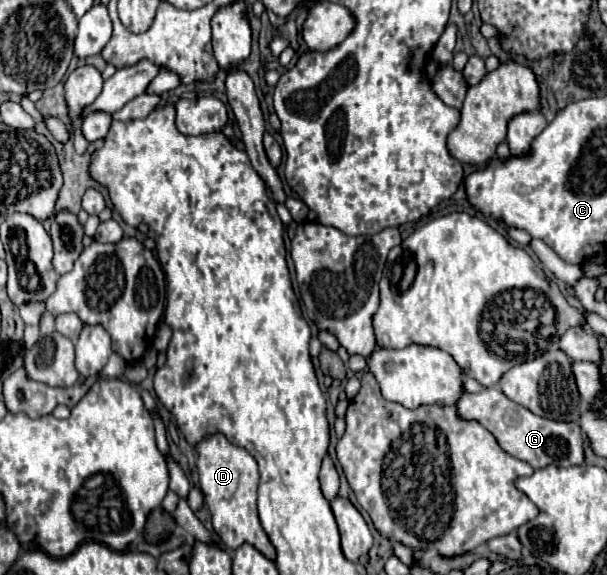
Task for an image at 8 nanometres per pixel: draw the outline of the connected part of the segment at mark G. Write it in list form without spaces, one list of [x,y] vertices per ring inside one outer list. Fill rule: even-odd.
[[[486,388],[478,394],[464,394],[458,400],[458,414],[466,420],[478,420],[486,430],[490,430],[502,450],[508,454],[526,460],[532,468],[546,468],[550,464],[556,466],[580,466],[584,464],[584,436],[576,422],[556,422],[542,416],[532,414],[524,406],[508,400],[502,390]]]

